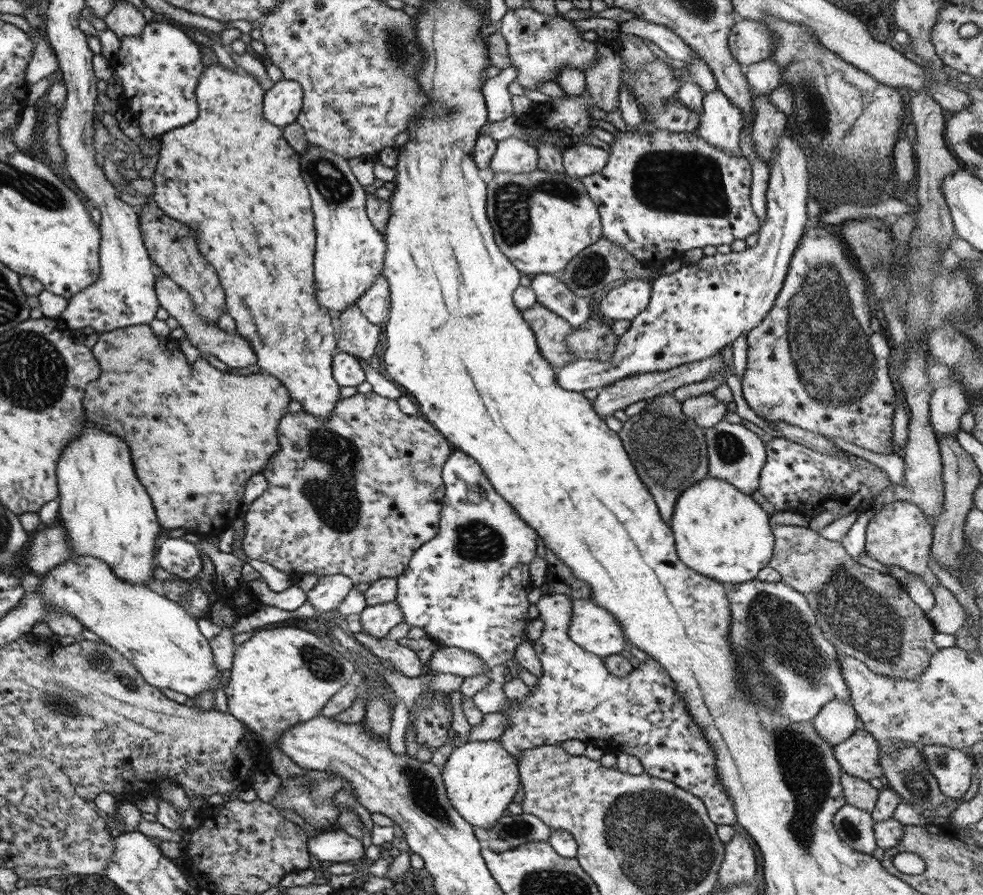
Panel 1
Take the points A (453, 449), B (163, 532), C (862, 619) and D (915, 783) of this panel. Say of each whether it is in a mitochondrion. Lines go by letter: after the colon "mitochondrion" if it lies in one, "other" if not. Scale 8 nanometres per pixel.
A: other
B: other
C: mitochondrion
D: mitochondrion

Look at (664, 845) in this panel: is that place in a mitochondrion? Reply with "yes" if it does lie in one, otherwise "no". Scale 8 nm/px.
yes

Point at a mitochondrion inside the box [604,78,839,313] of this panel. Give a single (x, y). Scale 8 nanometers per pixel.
(672, 181)

